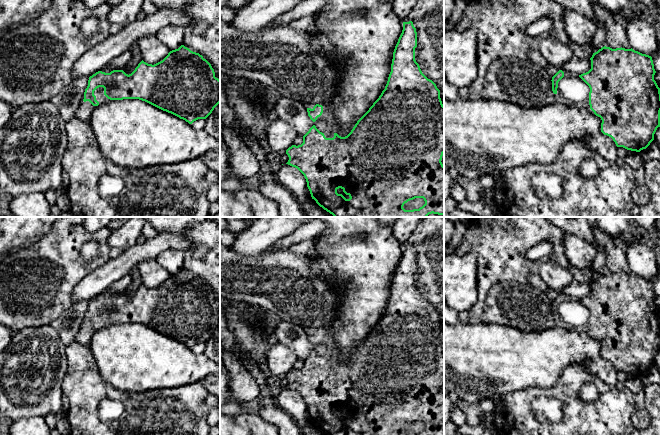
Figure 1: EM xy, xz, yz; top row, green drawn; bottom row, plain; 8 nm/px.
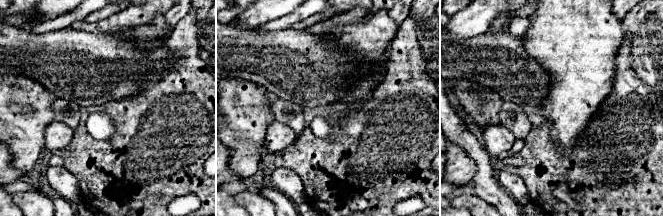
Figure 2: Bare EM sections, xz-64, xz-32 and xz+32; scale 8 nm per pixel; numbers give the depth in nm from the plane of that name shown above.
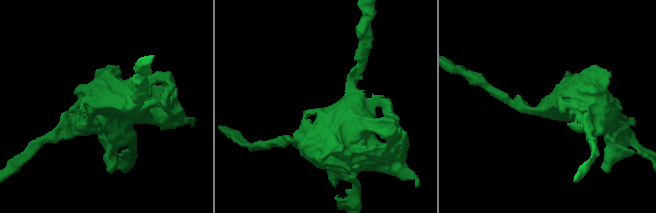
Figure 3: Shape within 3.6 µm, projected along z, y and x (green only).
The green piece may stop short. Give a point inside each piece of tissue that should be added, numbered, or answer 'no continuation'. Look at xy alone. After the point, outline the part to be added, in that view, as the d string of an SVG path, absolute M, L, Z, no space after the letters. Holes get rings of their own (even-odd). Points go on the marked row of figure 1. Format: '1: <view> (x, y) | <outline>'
1: xy (99, 93) | M97 88L94 91L94 95L96 96L96 100L99 102L99 105L112 101L104 95L104 89Z

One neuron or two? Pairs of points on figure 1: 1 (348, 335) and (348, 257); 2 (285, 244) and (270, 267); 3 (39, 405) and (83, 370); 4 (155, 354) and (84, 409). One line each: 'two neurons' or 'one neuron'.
1: one neuron
2: two neurons
3: two neurons
4: two neurons

